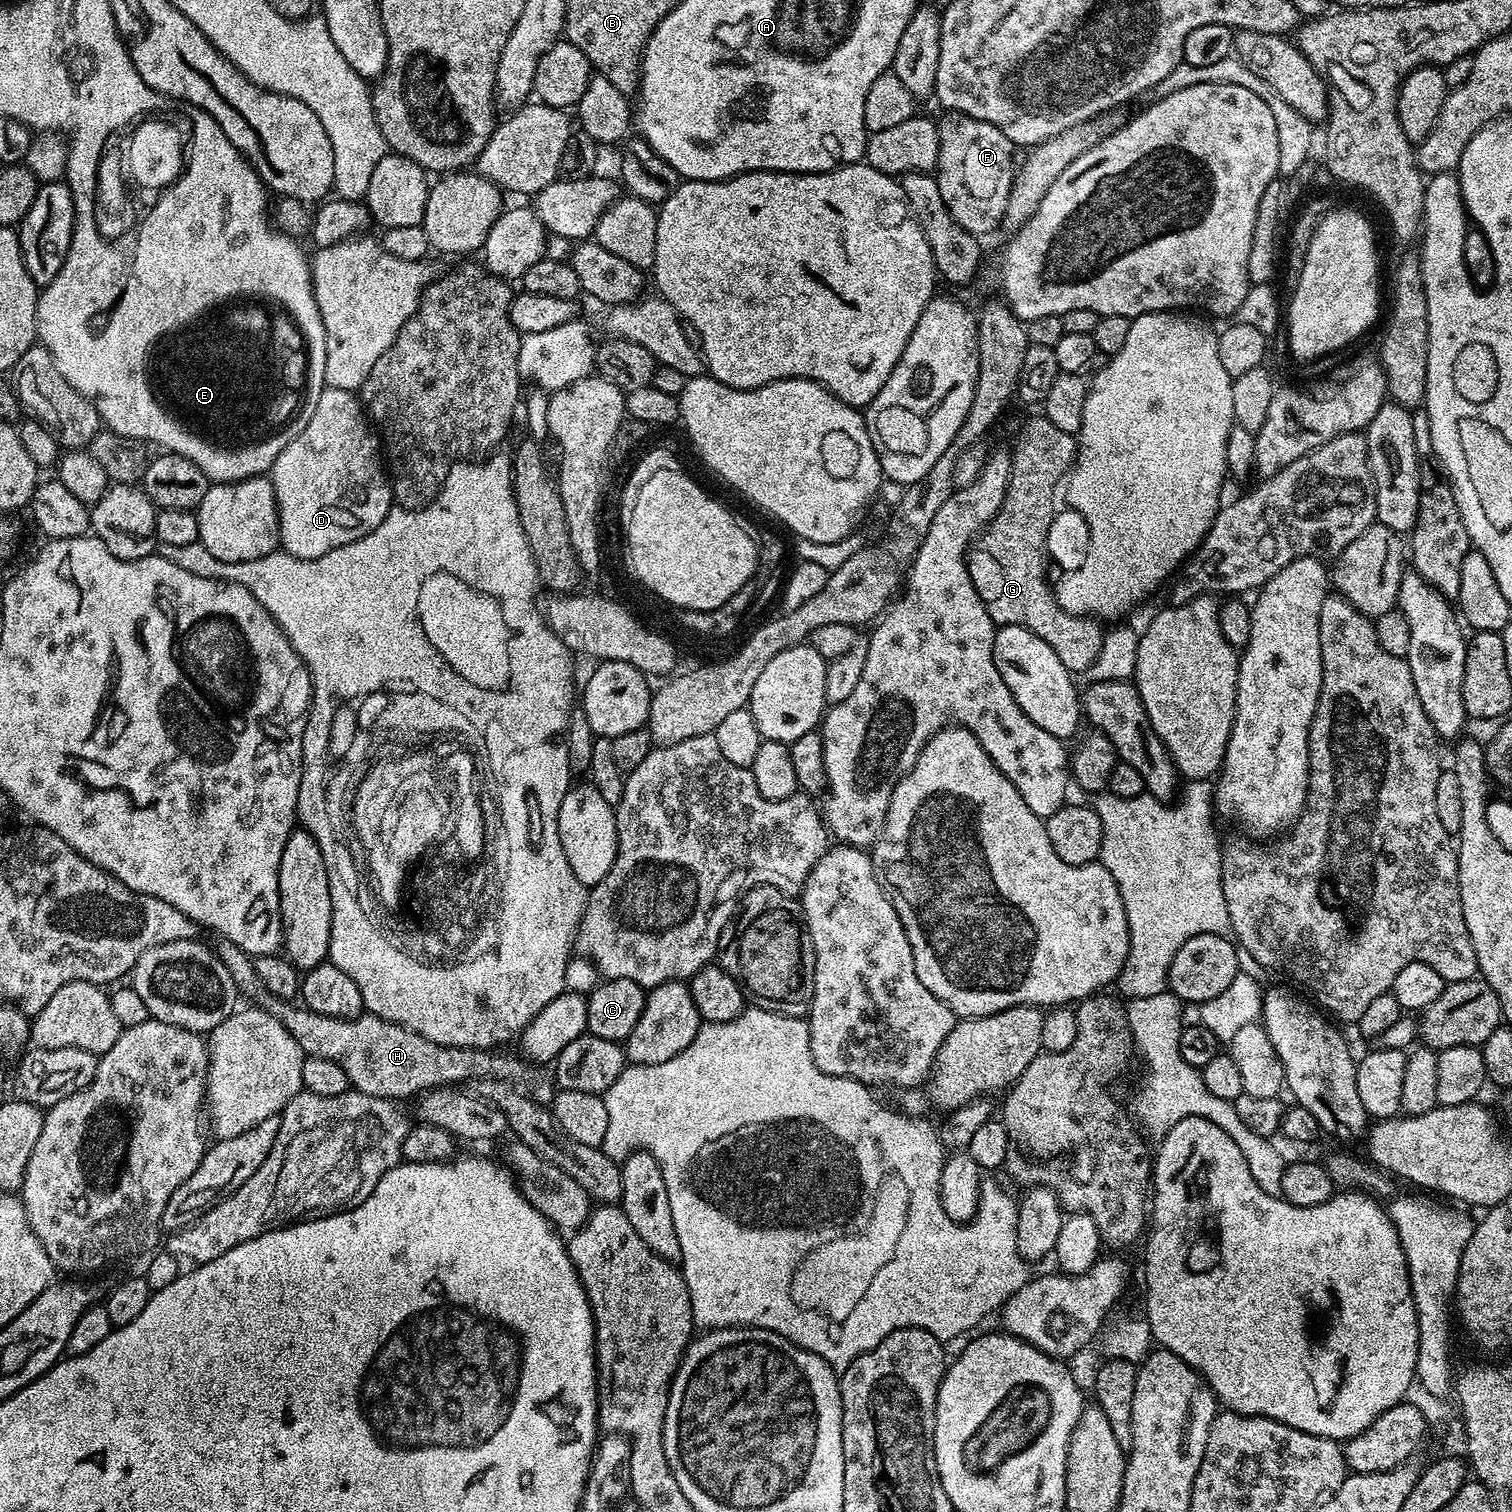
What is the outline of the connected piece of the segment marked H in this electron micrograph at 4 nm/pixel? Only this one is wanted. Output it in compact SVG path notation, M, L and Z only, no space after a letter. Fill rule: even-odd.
M217 939L215 943L216 957L222 966L226 966L226 970L230 970L230 978L234 978L237 993L241 997L249 996L252 999L249 1001L255 1007L278 1018L278 1022L290 1030L294 1042L298 1042L305 1057L317 1056L338 1062L338 1066L346 1070L349 1085L357 1092L365 1092L383 1100L404 1102L407 1096L419 1097L430 1088L464 1086L473 1080L498 1078L545 1106L551 1105L556 1096L556 1081L547 1067L504 1052L508 1050L446 1046L430 1042L430 1038L422 1038L422 1034L371 1014L353 1020L339 1020L326 1018L326 1014L314 1014L299 1003L279 1000L270 994L270 990L266 990L266 986L262 986L262 982L258 982L253 957L229 940Z

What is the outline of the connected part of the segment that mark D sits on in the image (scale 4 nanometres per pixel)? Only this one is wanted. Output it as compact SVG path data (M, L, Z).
M325 387L323 394L318 398L318 406L314 406L314 414L310 418L310 422L306 422L306 430L302 430L302 434L295 436L280 451L278 458L273 462L270 469L270 479L274 486L278 522L280 523L279 547L283 551L290 553L294 558L302 558L303 560L322 558L322 554L330 554L330 550L338 550L338 546L355 545L358 538L373 532L378 526L378 522L382 522L382 518L386 518L386 514L394 507L392 485L388 479L385 461L382 459L382 444L356 392Z

